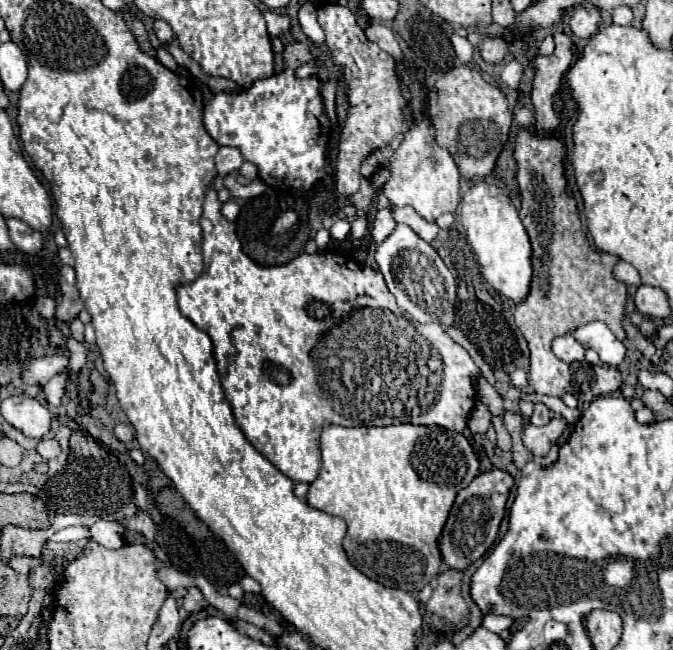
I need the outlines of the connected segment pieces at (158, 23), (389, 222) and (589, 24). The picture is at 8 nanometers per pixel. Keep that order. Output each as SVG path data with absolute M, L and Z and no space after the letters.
M155 20L153 30L155 30L155 34L157 34L157 40L159 40L161 44L165 44L165 46L169 46L169 44L173 42L173 38L175 38L171 26L169 26L165 20Z
M385 208L385 210L377 210L375 218L373 218L373 224L371 224L371 236L377 244L381 244L395 228L395 220L391 216L391 210Z
M577 6L577 8L573 8L573 12L569 12L569 30L577 38L593 36L593 32L597 32L599 24L601 24L601 14L597 10Z

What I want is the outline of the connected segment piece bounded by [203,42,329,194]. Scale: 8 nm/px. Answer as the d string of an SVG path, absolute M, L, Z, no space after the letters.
M305 42L287 44L283 58L285 58L285 66L287 66L285 72L275 74L267 80L257 80L253 86L245 88L239 94L225 94L225 92L215 94L213 100L209 104L205 104L203 122L205 122L207 132L211 134L211 138L217 144L235 146L241 150L245 160L251 160L253 164L257 164L259 176L263 178L263 182L267 182L273 188L291 186L293 192L303 194L315 182L319 182L319 178L325 174L323 168L325 168L325 144L327 144L327 136L329 136L329 120L325 116L323 98L319 94L321 80L295 78L295 70L313 58L309 44L305 44Z

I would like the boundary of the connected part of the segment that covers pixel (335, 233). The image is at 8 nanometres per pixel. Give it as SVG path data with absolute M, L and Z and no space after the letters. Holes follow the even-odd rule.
M339 218L329 228L329 234L333 240L345 240L350 235L351 225L346 219ZM347 230L347 232L345 232Z

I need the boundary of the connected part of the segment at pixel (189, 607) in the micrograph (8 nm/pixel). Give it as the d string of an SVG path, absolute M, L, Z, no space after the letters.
M189 586L189 588L187 588L187 594L185 594L185 598L183 598L183 608L185 608L189 614L193 614L193 612L203 610L205 606L209 606L209 602L207 602L205 596L201 594L201 590L199 590L197 586Z

